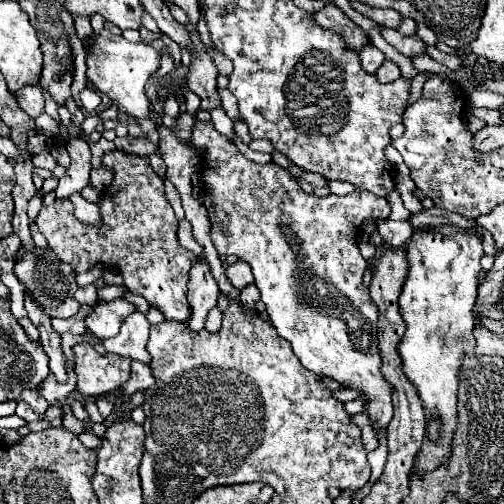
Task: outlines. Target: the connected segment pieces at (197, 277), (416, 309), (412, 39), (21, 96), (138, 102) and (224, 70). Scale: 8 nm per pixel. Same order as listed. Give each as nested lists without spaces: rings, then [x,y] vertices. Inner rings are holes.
[[[197,258],[193,268],[189,270],[189,304],[191,304],[191,318],[187,320],[187,326],[191,330],[201,330],[205,324],[205,318],[209,314],[209,308],[217,306],[219,286],[215,278],[209,272],[209,264],[205,258]]]
[[[437,226],[433,230],[413,232],[407,242],[409,276],[399,296],[399,310],[407,330],[397,344],[403,372],[417,388],[423,402],[425,422],[439,420],[439,440],[429,440],[425,434],[423,446],[417,452],[411,474],[419,478],[443,466],[451,456],[451,440],[457,426],[457,390],[459,368],[467,350],[475,348],[473,336],[473,300],[479,286],[479,260],[483,256],[481,240],[473,234],[463,234],[457,226]]]
[[[381,28],[381,34],[383,34],[383,38],[393,46],[393,48],[397,48],[401,54],[405,54],[407,58],[415,58],[415,56],[421,56],[421,54],[425,54],[425,42],[417,36],[417,34],[413,34],[413,36],[403,36],[403,34],[399,34],[397,30],[393,30],[393,28]]]
[[[23,86],[17,94],[17,102],[21,104],[21,108],[35,120],[37,116],[41,116],[45,112],[45,100],[43,100],[43,92],[37,86]]]
[[[111,32],[91,38],[91,48],[87,52],[87,76],[91,84],[99,88],[99,92],[111,102],[115,102],[125,114],[139,120],[151,120],[151,104],[145,96],[145,84],[161,68],[161,54],[151,46],[131,44],[121,36],[113,36]],[[97,40],[103,40],[103,46],[99,46]]]
[[[207,48],[207,53],[211,56],[213,61],[215,62],[219,74],[226,75],[229,77],[233,71],[232,62],[223,54],[220,54],[219,52],[216,52],[209,48]]]

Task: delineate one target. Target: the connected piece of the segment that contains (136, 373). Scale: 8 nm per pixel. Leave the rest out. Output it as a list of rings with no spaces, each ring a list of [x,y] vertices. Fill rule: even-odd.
[[[137,360],[131,364],[131,378],[121,386],[121,396],[131,396],[133,392],[147,390],[153,386],[153,374],[151,368],[145,364],[137,364]]]

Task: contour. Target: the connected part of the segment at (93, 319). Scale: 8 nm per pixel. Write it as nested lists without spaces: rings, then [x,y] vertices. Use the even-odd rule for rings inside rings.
[[[125,298],[113,300],[113,302],[101,302],[93,308],[93,312],[85,318],[87,328],[97,336],[97,338],[113,338],[117,336],[123,320],[133,314],[137,308],[127,302]]]

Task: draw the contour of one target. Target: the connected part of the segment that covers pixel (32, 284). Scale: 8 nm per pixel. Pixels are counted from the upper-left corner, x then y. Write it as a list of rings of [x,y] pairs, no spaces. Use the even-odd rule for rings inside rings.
[[[35,248],[33,252],[27,252],[21,260],[15,262],[13,274],[23,286],[23,292],[29,294],[37,302],[37,306],[51,318],[71,318],[79,312],[79,302],[73,296],[79,288],[75,282],[75,270],[65,264],[51,248]]]

